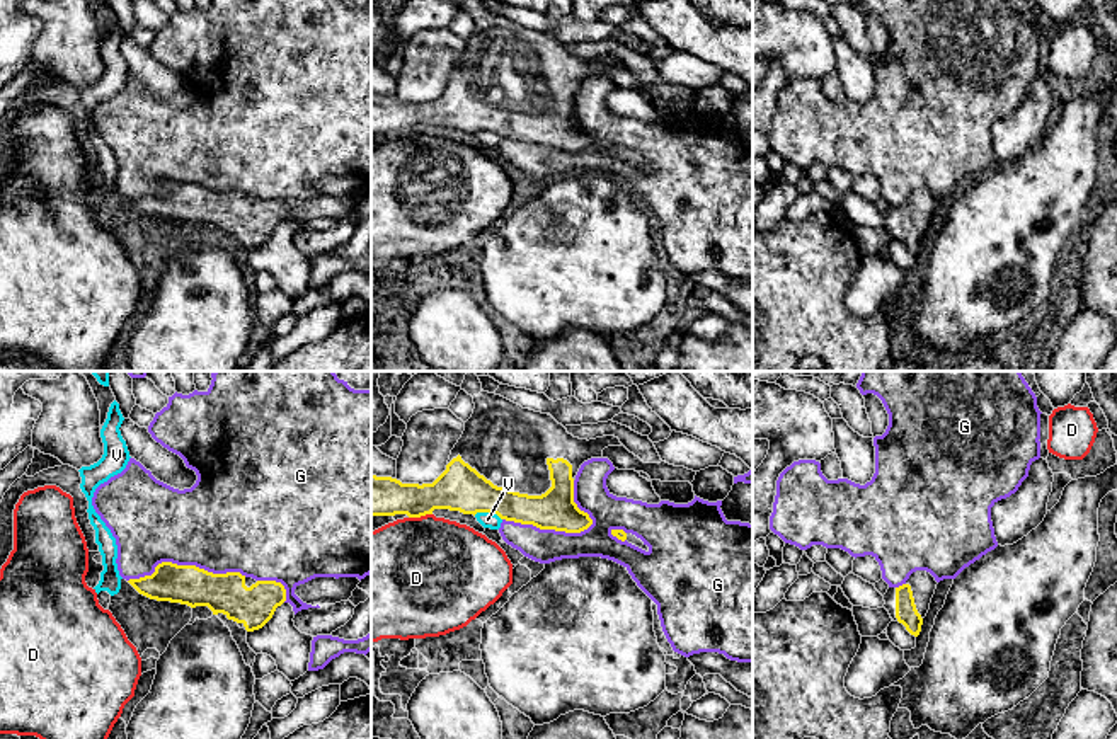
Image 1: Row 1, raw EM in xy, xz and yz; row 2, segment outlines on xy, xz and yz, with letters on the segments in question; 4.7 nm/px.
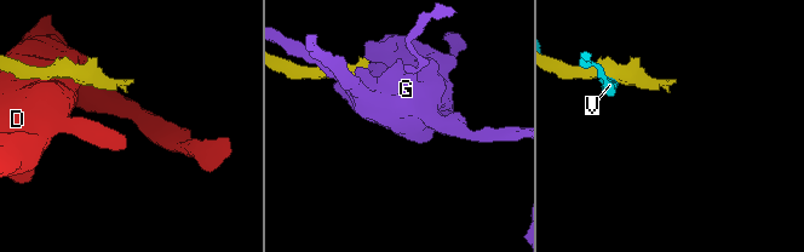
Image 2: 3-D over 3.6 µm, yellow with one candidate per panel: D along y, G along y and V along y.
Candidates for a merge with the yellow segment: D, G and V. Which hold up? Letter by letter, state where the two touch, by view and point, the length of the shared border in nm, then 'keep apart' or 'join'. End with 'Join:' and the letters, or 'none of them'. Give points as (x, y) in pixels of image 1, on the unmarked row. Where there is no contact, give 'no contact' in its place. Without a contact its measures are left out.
D: xz (419, 135) | 110 nm | keep apart
G: xz (549, 147) | 440 nm | keep apart
V: xz (487, 130) | 140 nm | keep apart
Join: none of them

